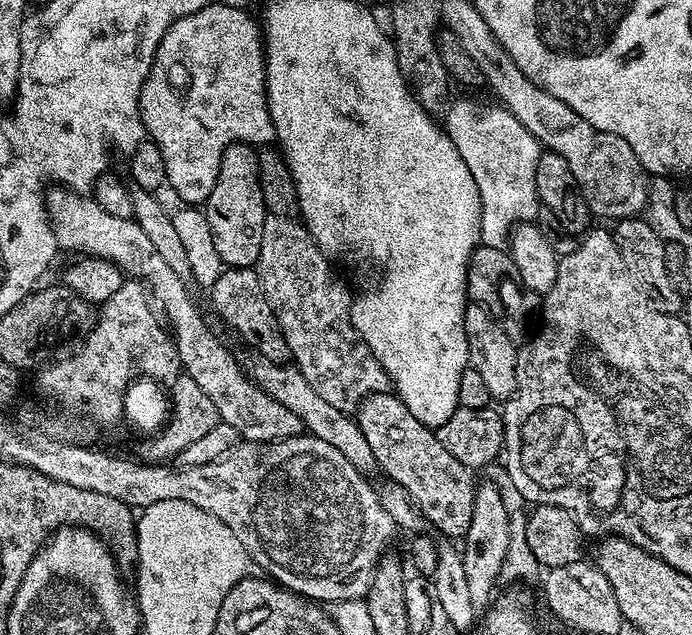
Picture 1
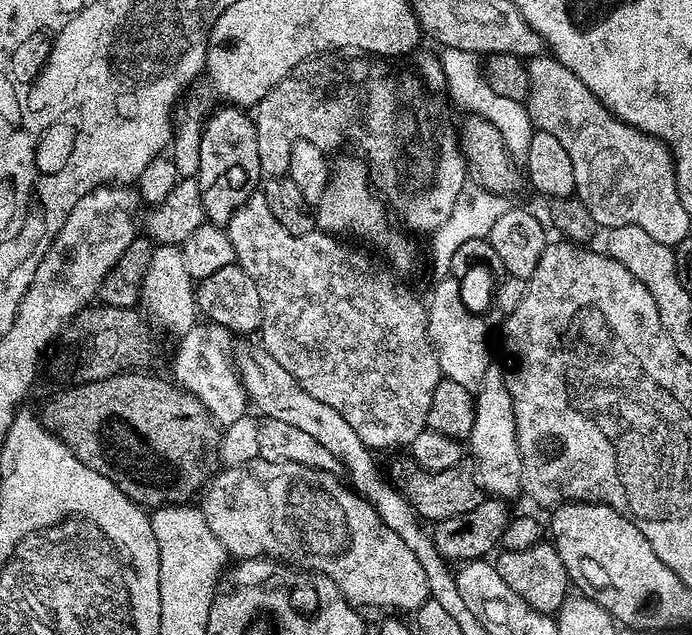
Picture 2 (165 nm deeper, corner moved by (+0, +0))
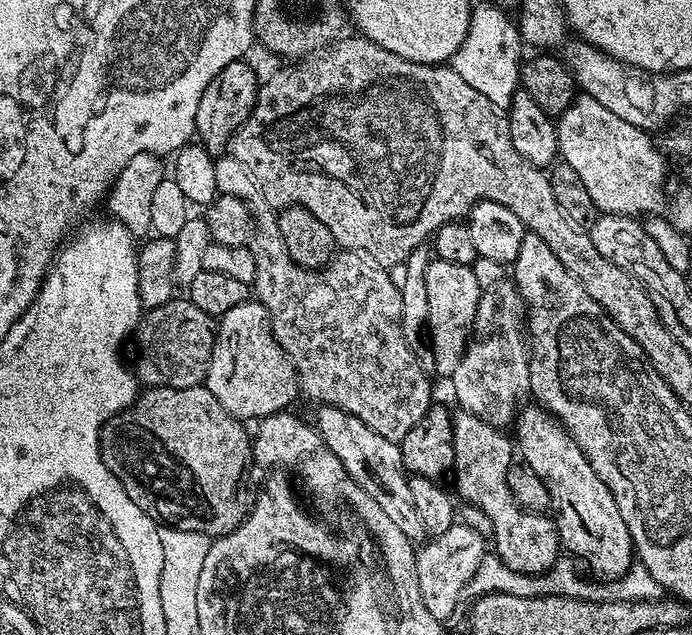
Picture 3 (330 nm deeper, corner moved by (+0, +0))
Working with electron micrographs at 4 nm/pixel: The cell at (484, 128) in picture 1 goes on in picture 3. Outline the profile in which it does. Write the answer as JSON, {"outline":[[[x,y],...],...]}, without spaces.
{"outline":[[[494,2],[471,5],[468,13],[468,29],[466,38],[462,38],[462,46],[452,56],[450,67],[462,77],[478,94],[490,98],[490,102],[501,110],[507,110],[511,98],[520,88],[520,65],[522,41],[520,29],[505,9],[499,8]]]}

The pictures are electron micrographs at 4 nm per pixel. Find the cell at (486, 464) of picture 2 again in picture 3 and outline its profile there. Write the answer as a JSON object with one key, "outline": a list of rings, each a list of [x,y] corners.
{"outline":[[[503,282],[480,293],[468,348],[450,377],[452,392],[469,417],[504,430],[515,421],[520,399],[530,392],[526,309],[515,283]]]}

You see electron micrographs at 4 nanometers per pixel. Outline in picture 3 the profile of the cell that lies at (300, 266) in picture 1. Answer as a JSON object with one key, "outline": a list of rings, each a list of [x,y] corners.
{"outline":[[[224,154],[214,163],[214,178],[217,193],[234,195],[251,208],[254,235],[250,247],[256,267],[255,299],[266,306],[272,323],[272,333],[282,350],[292,360],[296,376],[300,379],[300,392],[316,400],[317,405],[338,406],[354,418],[362,418],[370,430],[378,430],[382,438],[399,442],[410,434],[418,418],[434,403],[432,384],[427,380],[426,369],[412,352],[403,334],[401,285],[392,281],[393,273],[383,268],[370,254],[340,250],[319,270],[298,266],[286,250],[282,230],[276,221],[278,212],[261,194],[258,182],[250,170],[238,158]]]}

